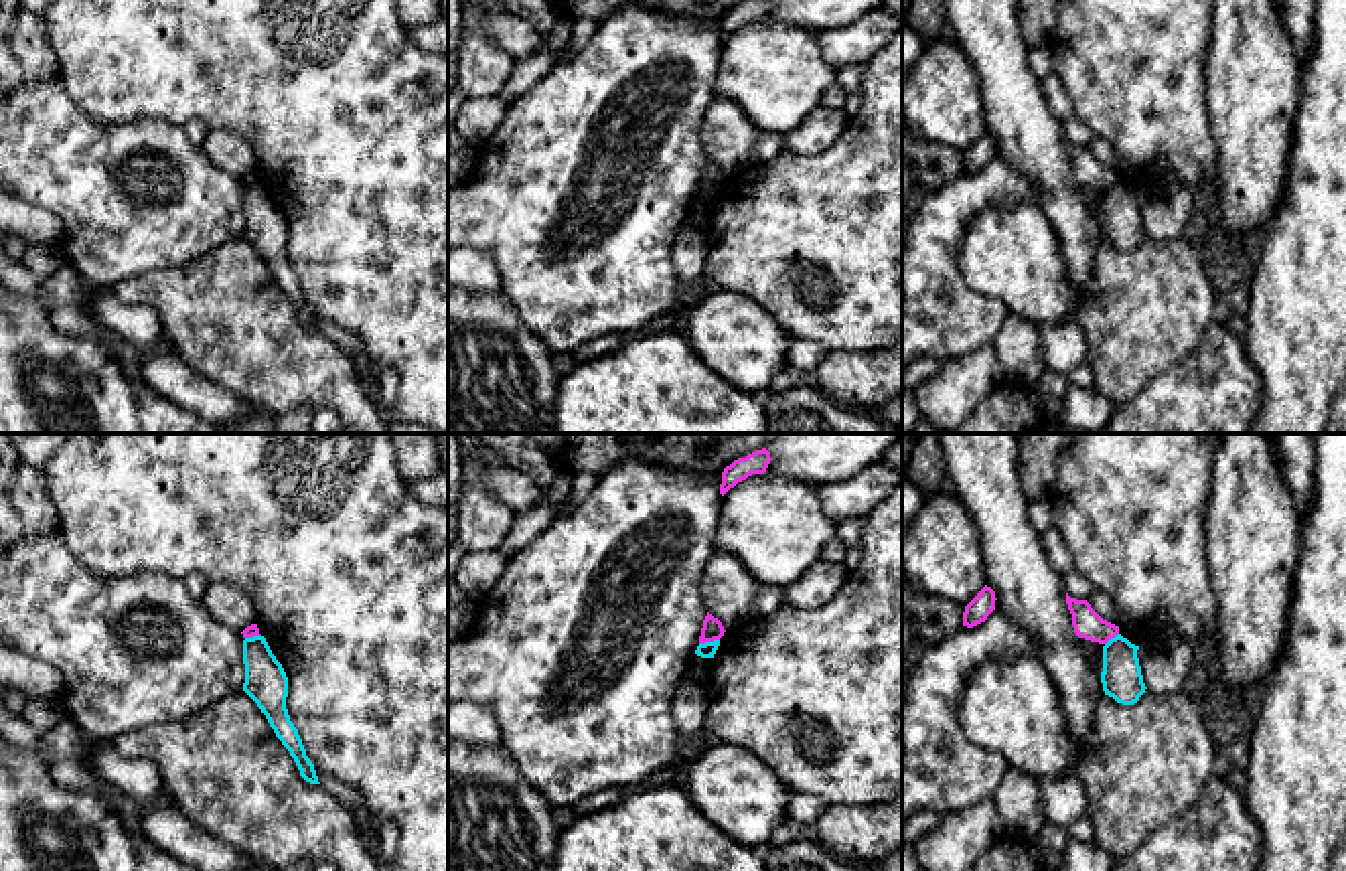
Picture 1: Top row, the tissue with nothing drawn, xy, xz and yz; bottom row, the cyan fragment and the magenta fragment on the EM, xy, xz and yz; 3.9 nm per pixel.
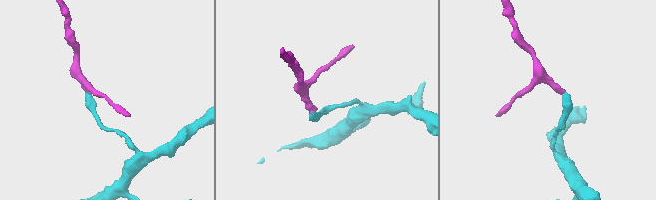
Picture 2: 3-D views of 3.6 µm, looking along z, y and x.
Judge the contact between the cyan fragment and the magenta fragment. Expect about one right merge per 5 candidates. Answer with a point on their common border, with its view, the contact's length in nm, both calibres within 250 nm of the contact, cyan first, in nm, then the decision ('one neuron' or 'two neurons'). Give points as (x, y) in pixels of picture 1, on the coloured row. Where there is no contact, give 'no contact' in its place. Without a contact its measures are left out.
meets cyan in xz at (708, 643); contact 80 nm long; 60 nm thick on the cyan side, 80 nm on the other; two neurons

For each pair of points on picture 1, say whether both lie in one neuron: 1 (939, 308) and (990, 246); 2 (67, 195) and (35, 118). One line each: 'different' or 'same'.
1: different
2: same

